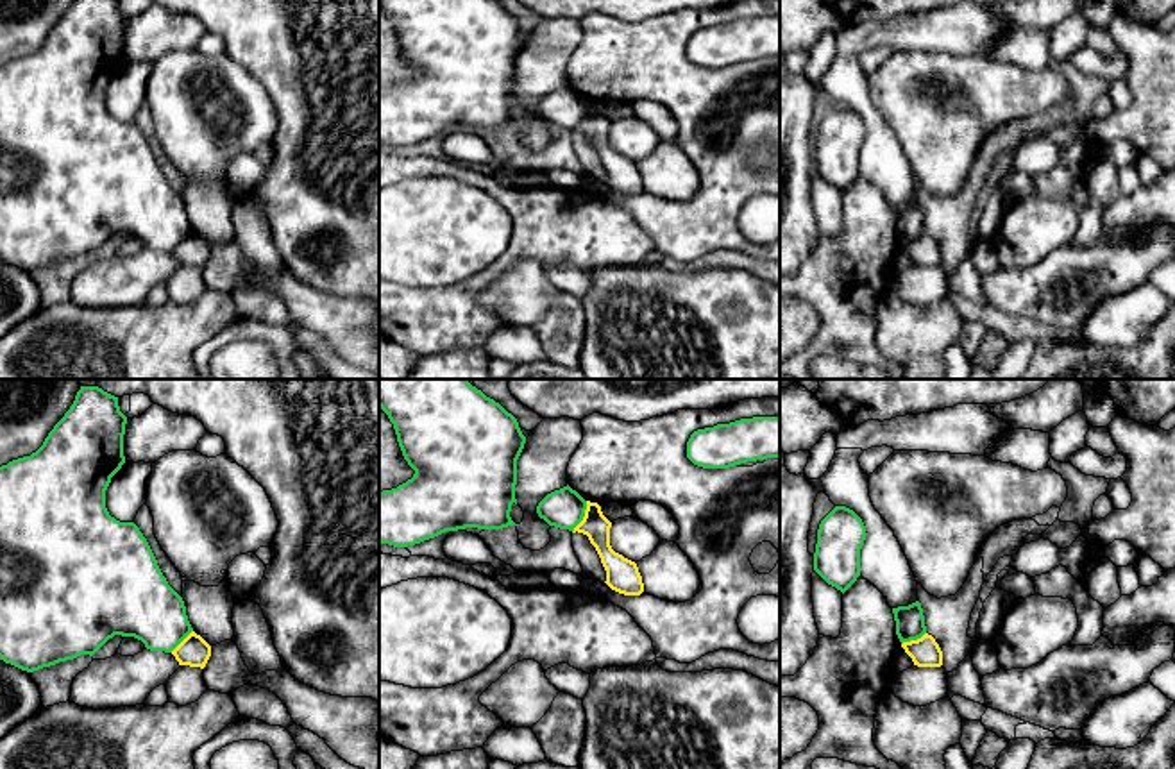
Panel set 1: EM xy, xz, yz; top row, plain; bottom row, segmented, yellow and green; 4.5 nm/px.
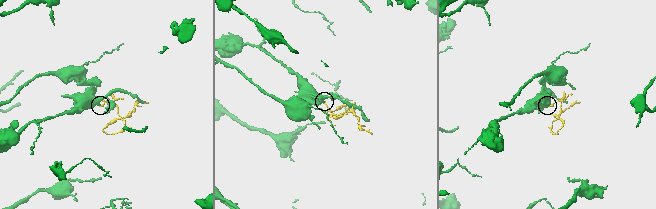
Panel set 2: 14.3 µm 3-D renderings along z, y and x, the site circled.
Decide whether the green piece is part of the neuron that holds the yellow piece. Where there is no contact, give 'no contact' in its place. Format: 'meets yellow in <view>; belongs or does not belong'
meets yellow in xz; does not belong

